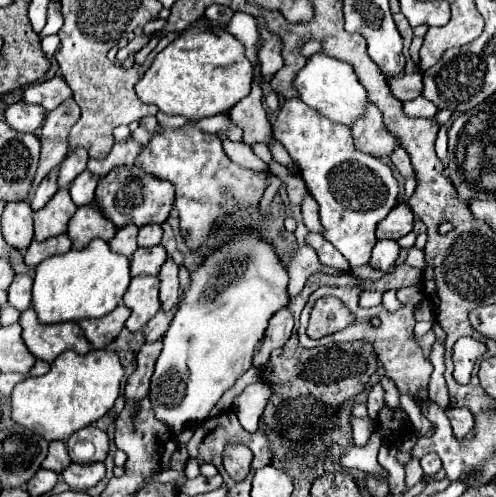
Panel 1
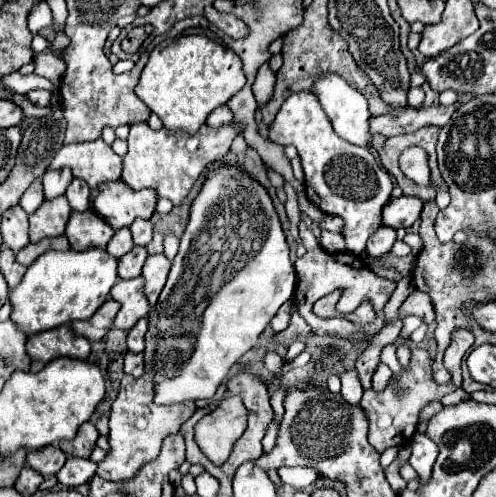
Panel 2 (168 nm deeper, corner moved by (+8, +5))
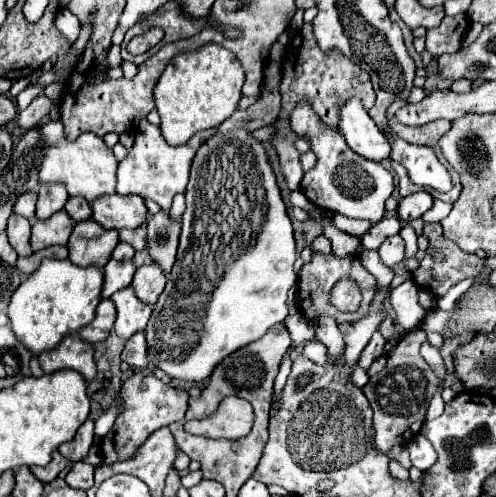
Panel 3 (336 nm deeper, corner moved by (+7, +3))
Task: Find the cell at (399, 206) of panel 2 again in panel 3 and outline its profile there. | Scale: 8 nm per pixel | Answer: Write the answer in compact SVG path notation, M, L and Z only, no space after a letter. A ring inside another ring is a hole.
M419 191L419 193L413 193L413 195L407 195L399 201L399 207L397 207L397 217L405 223L411 223L413 219L419 219L423 217L423 213L433 205L433 197L427 193L427 191Z

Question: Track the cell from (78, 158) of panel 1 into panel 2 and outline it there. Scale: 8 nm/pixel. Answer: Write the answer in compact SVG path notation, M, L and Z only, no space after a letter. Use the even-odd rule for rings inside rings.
M68 167L60 169L60 171L52 171L48 169L44 173L44 179L42 179L42 185L44 185L44 199L56 199L60 195L64 195L66 187L70 185L72 181L72 173L68 171Z

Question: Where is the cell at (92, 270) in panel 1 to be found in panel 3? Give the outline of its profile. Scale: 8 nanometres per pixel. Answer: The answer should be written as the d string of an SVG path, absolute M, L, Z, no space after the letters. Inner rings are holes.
M45 259L39 269L29 275L13 293L9 303L9 323L15 337L31 349L33 355L53 349L61 337L77 333L89 325L95 317L95 309L101 301L103 269L101 267L79 267L69 259Z

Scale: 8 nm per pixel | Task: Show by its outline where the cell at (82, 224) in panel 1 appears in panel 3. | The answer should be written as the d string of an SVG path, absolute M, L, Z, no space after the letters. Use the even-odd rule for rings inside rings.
M87 219L79 221L73 227L73 233L69 237L69 259L79 265L79 267L89 267L89 265L99 265L103 267L111 251L119 243L119 233L113 229L103 229L97 225L97 221Z

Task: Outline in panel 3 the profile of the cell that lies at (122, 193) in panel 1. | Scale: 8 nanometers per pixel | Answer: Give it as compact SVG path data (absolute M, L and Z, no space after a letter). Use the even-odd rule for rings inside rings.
M101 195L93 203L93 219L105 229L133 229L147 221L145 199L139 195Z

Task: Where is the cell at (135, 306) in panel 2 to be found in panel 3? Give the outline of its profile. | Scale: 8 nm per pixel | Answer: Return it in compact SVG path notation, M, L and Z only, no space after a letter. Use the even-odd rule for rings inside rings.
M125 287L113 293L111 299L117 307L117 321L115 321L117 335L129 339L133 333L143 331L147 327L151 317L151 307L133 293L133 287Z

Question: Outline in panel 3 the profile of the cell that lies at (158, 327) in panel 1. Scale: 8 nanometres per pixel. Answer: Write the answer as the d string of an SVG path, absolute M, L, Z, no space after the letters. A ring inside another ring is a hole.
M137 331L127 343L121 353L121 359L133 367L143 367L147 363L147 345L145 345L145 333Z

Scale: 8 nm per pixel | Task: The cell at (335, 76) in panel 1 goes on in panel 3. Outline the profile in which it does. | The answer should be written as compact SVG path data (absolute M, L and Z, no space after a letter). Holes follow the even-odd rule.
M351 97L339 109L339 131L345 137L347 145L361 157L371 161L383 161L389 157L391 147L385 135L377 129L359 99Z

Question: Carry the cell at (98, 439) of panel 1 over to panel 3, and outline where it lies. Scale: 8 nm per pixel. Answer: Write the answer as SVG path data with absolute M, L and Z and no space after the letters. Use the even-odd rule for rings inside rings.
M87 419L87 421L79 427L75 439L69 441L69 443L63 443L63 445L59 447L59 451L61 451L61 455L67 457L69 461L83 461L83 457L89 453L91 443L93 443L93 419Z

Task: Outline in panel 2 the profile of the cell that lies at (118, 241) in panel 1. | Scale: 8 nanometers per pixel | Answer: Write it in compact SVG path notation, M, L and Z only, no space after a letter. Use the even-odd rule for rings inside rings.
M118 229L116 231L116 235L112 237L112 241L108 243L108 247L106 247L106 251L112 255L112 257L122 257L122 255L126 255L130 249L134 247L134 243L132 243L132 235L130 235L130 229Z

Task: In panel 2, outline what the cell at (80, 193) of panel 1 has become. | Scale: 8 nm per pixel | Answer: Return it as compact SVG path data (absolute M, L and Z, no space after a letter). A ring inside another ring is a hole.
M72 179L70 187L66 189L66 199L74 211L88 211L90 209L90 189L84 181Z

